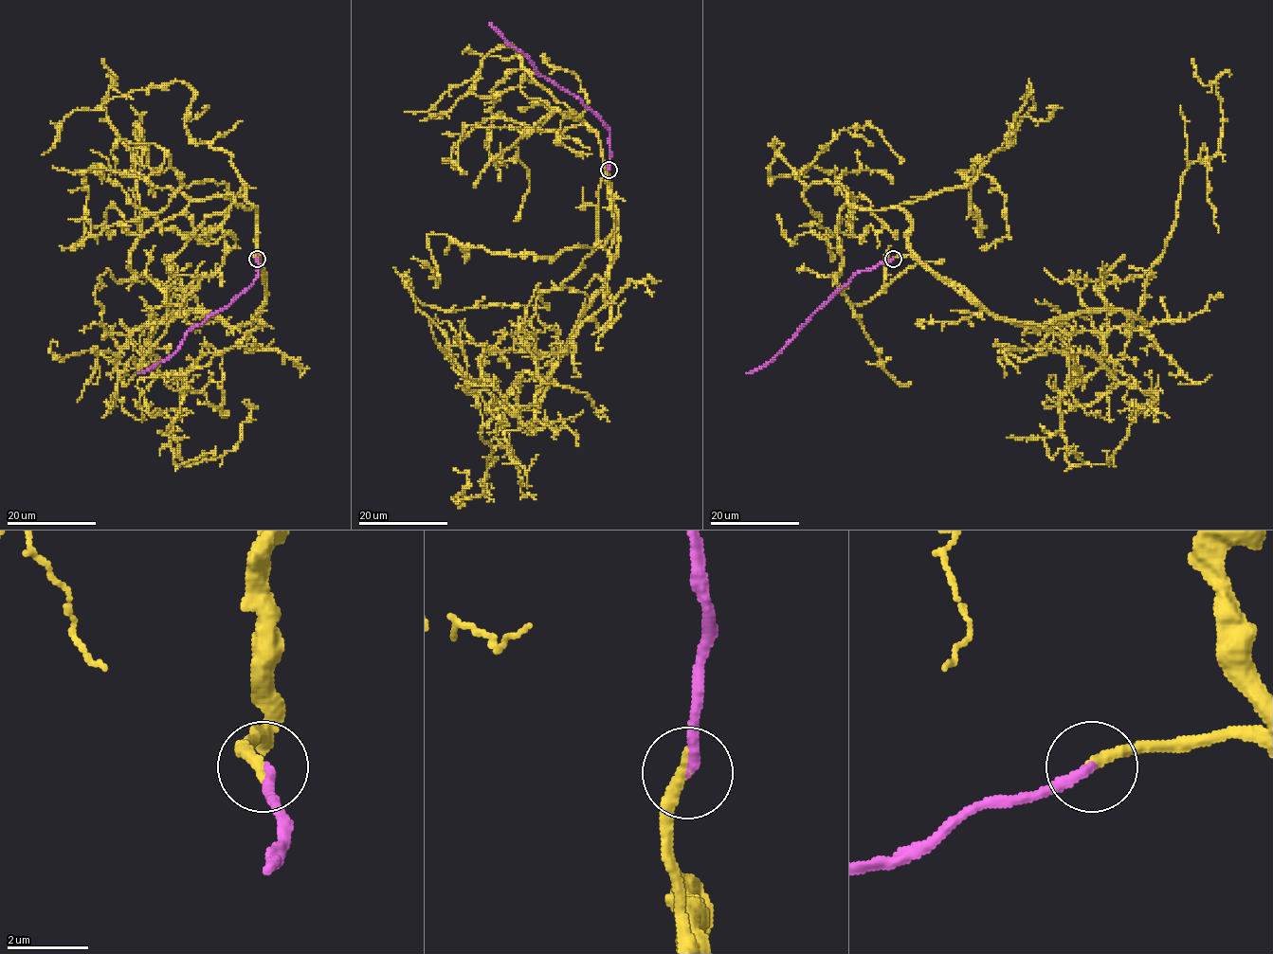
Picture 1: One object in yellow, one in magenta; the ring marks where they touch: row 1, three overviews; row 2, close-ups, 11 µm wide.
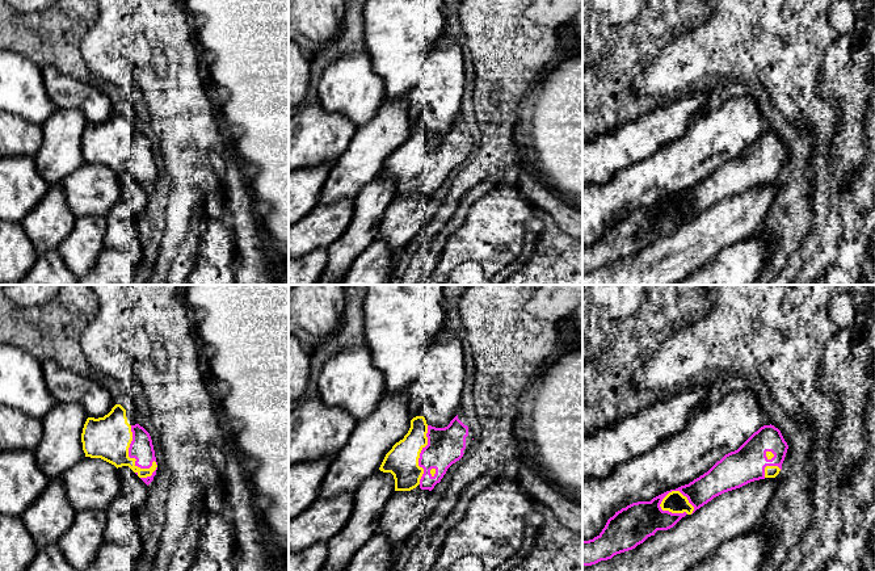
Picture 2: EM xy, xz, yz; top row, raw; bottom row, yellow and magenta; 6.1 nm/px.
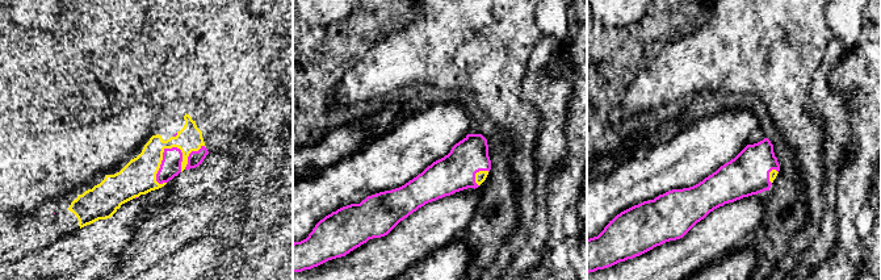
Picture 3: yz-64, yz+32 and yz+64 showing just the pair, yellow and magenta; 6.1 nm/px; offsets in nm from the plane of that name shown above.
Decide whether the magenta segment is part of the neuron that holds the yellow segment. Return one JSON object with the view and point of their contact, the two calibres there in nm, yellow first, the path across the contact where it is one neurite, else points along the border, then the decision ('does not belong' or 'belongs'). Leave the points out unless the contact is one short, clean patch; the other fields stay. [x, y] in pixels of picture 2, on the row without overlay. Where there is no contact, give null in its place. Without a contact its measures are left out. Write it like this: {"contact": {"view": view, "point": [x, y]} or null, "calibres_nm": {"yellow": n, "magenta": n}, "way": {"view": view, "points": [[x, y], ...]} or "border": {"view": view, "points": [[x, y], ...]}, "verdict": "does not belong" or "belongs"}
{"contact": {"view": "xy", "point": [135, 166]}, "calibres_nm": {"yellow": 260, "magenta": 140}, "verdict": "does not belong"}

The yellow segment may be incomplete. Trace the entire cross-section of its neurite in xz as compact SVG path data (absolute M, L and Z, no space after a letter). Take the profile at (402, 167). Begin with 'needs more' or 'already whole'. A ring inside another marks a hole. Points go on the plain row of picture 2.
needs more; M446 29L425 56L424 85L422 121L411 126L408 139L392 152L379 173L394 181L395 197L411 197L420 190L424 175L418 172L418 164L428 151L428 133L447 133L460 116L464 92L463 55L457 37Z

